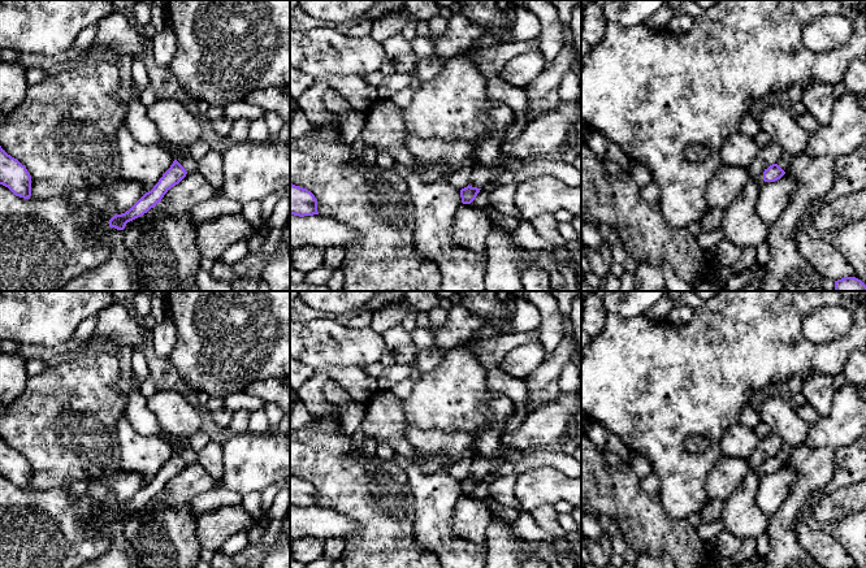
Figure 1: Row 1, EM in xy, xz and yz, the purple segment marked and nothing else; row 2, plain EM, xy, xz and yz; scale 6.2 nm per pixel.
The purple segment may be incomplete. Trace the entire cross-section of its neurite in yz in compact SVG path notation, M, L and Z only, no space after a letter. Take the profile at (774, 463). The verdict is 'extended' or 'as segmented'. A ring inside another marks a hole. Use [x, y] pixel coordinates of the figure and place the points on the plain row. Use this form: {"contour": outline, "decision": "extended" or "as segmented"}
{"contour": "M772 455L767 460L765 460L763 472L775 473L775 472L780 471L784 465L785 465L785 463L778 455Z", "decision": "as segmented"}

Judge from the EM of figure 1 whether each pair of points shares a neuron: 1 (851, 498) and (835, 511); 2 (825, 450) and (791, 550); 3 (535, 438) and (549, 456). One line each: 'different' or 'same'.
1: same
2: same
3: different

